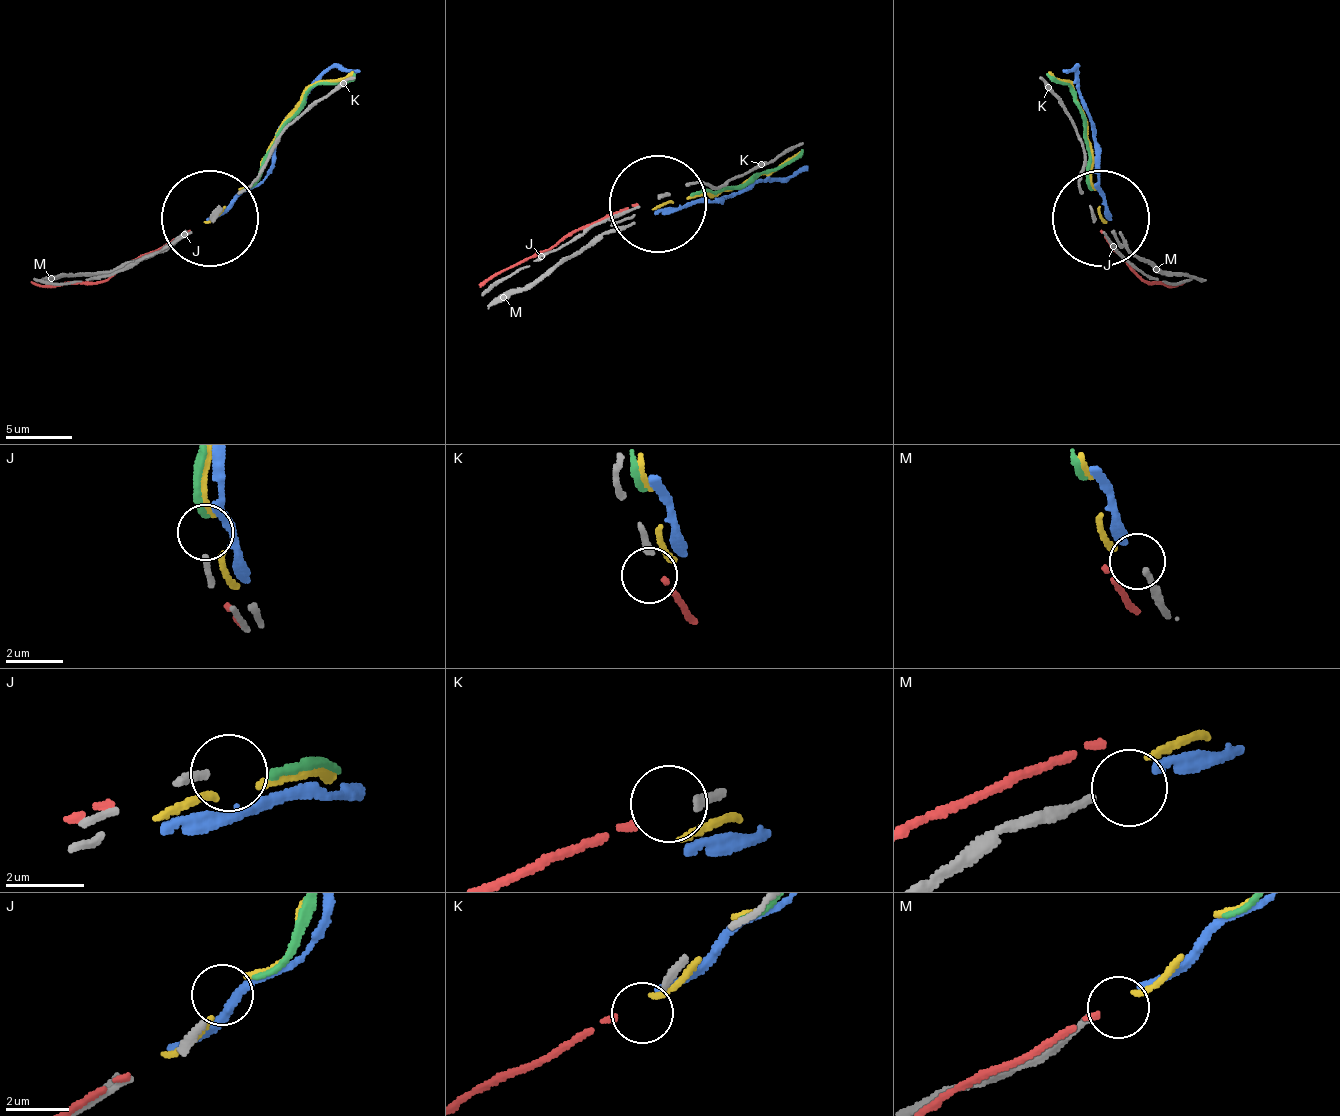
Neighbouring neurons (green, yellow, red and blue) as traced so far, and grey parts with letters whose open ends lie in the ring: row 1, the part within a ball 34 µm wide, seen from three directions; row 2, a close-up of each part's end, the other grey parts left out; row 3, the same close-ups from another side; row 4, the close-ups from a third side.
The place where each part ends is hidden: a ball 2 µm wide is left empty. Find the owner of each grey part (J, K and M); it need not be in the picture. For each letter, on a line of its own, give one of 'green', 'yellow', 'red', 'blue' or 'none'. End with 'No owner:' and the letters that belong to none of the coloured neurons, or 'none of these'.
J: none
K: red
M: blue
No owner: J

